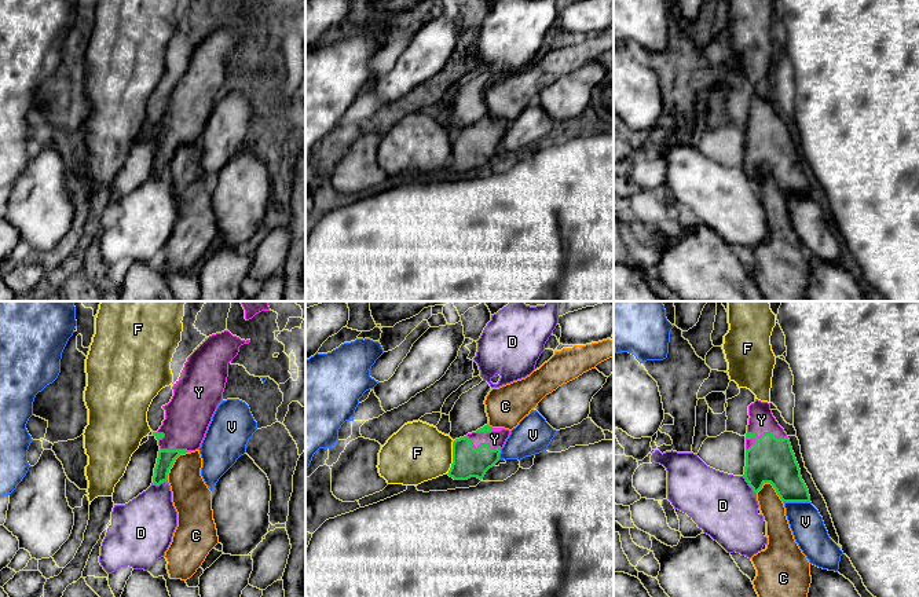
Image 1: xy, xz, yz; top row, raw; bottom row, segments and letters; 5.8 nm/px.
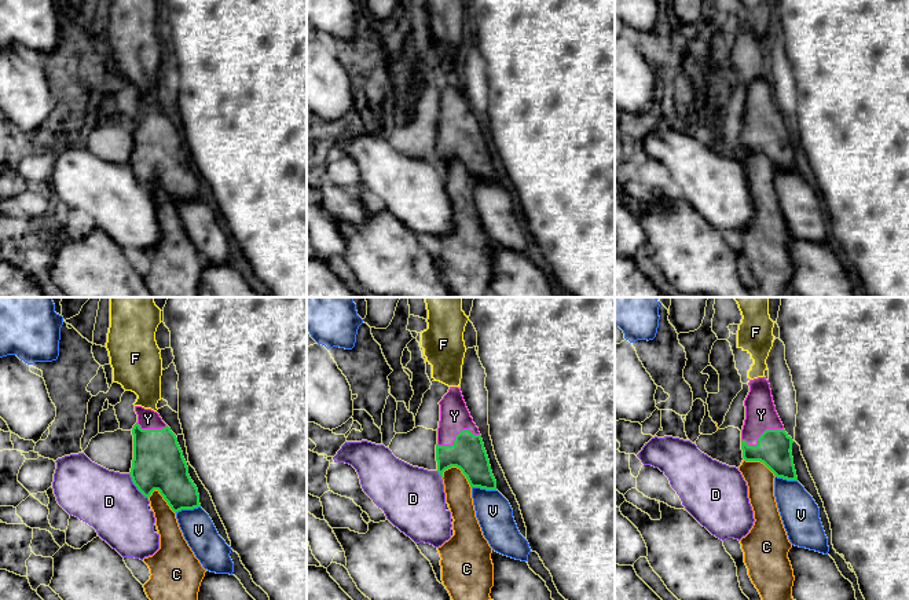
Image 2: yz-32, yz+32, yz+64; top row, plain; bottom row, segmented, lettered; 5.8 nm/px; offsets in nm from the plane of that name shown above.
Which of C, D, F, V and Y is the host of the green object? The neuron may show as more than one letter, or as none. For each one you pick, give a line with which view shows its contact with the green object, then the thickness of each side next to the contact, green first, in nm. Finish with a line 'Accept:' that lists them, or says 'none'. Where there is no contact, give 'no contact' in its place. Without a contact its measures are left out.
Y: yz | 280/150 nm
Accept: Y

